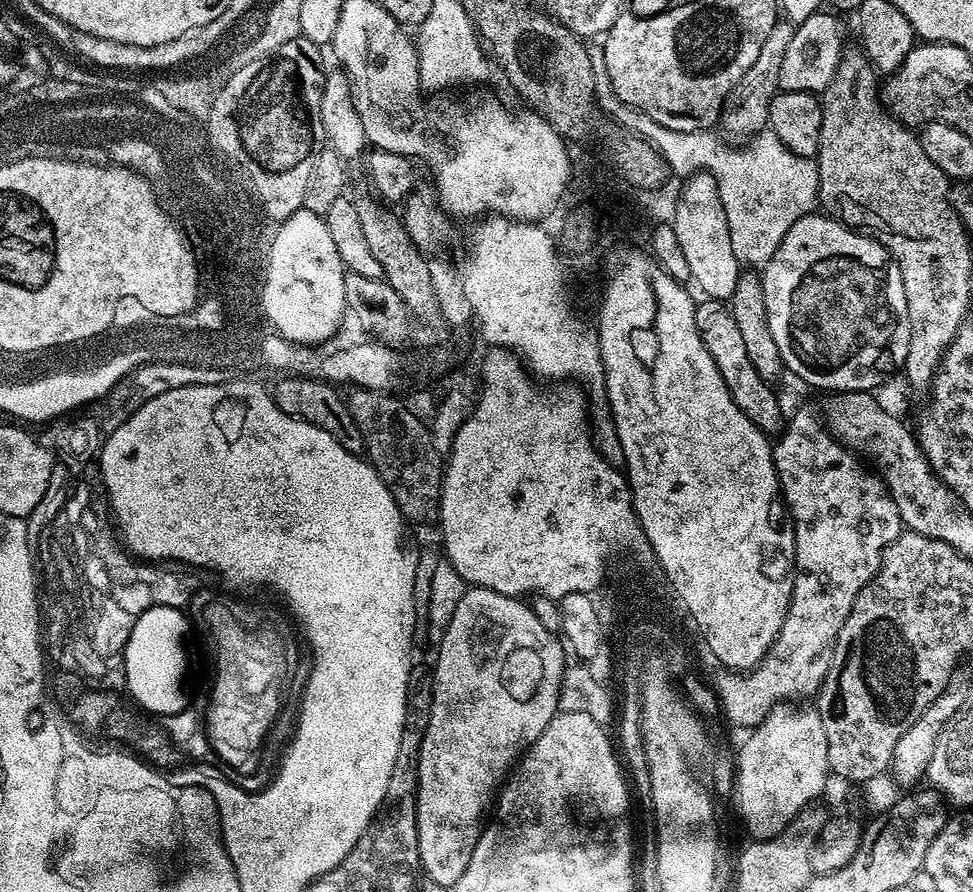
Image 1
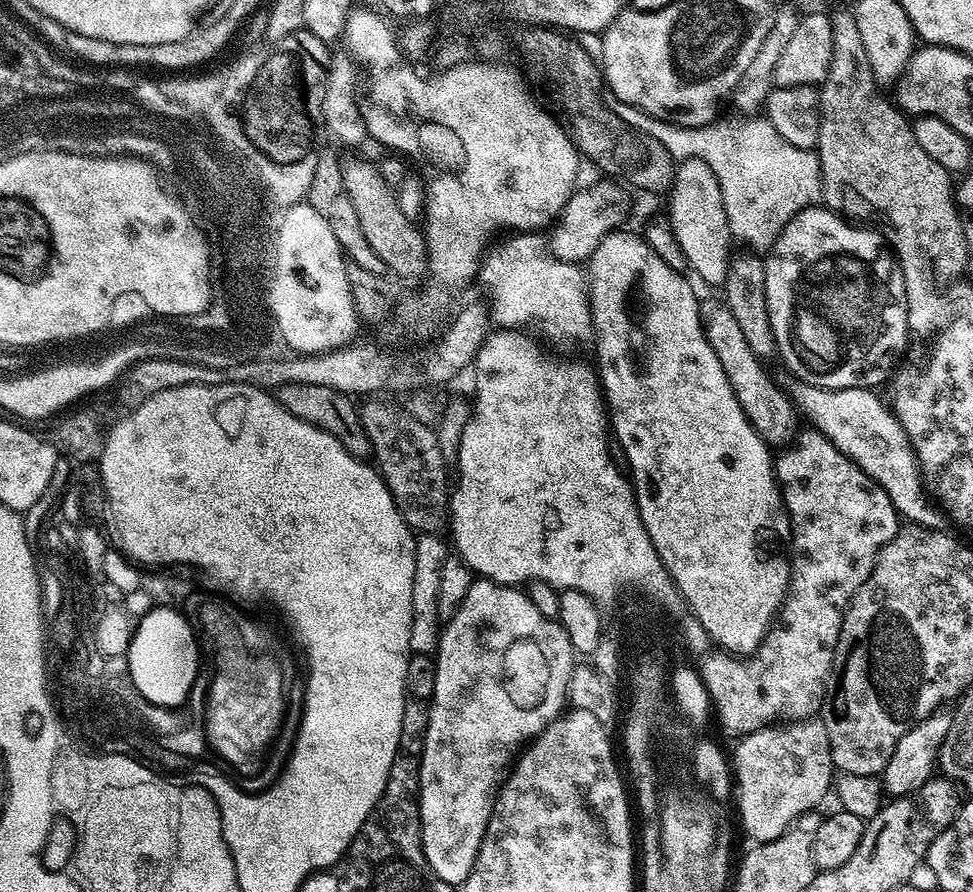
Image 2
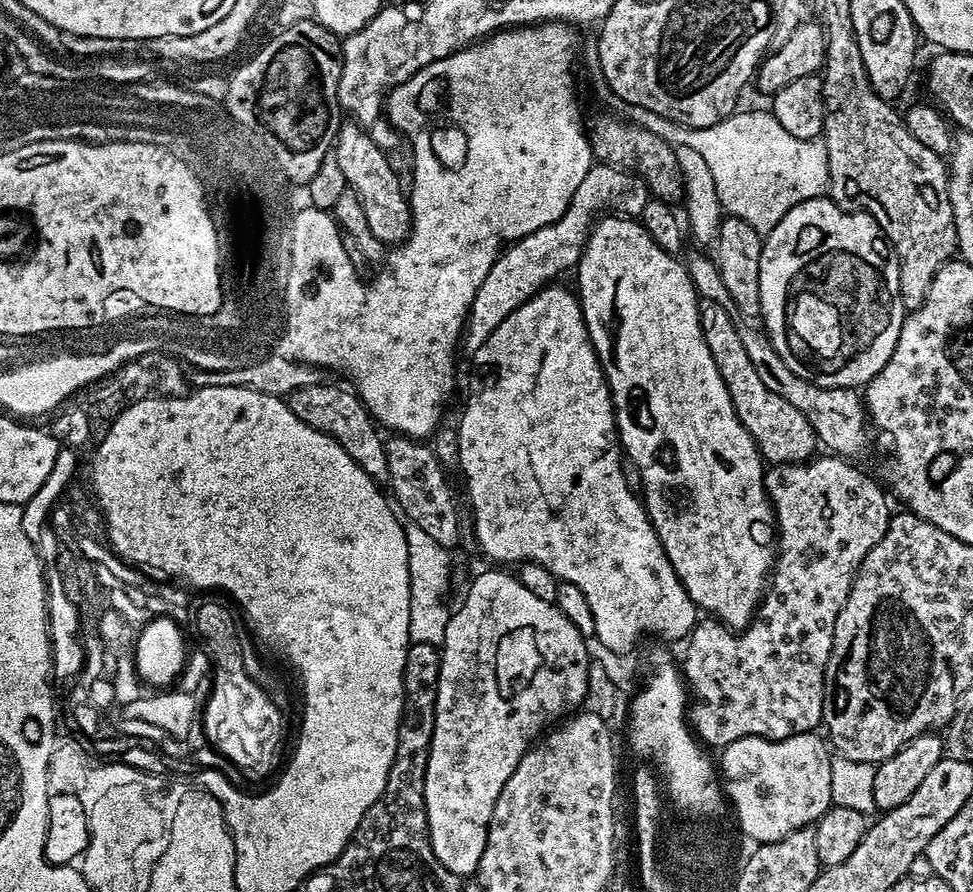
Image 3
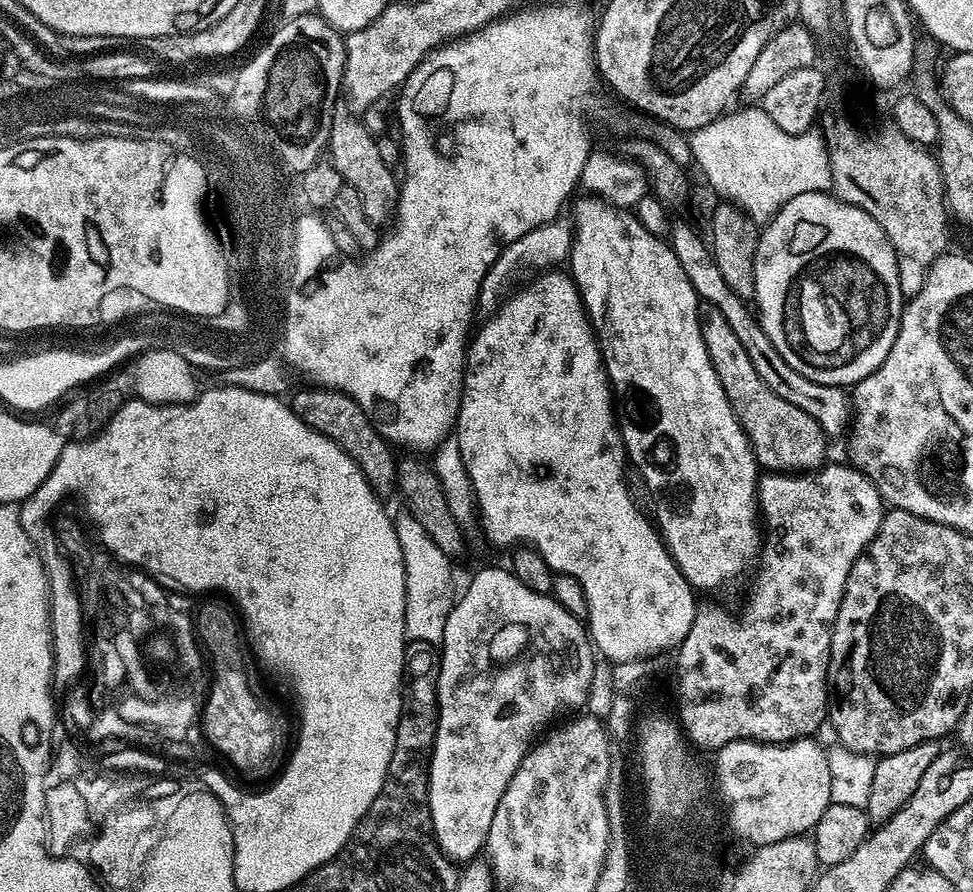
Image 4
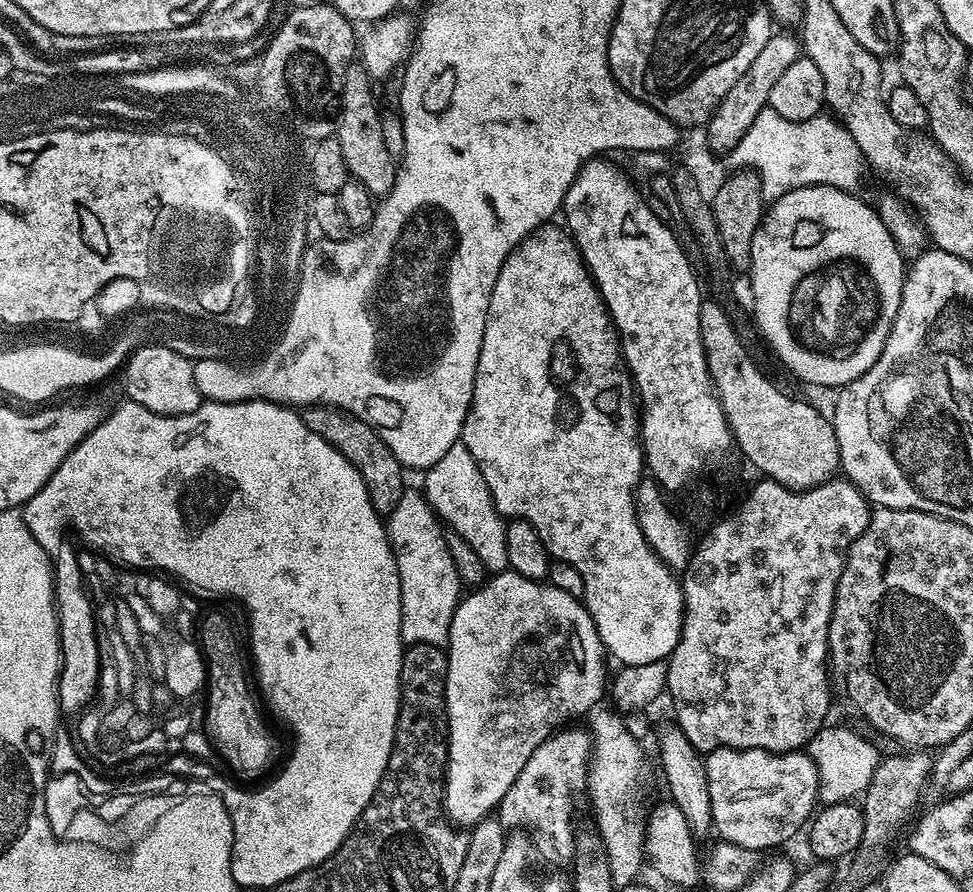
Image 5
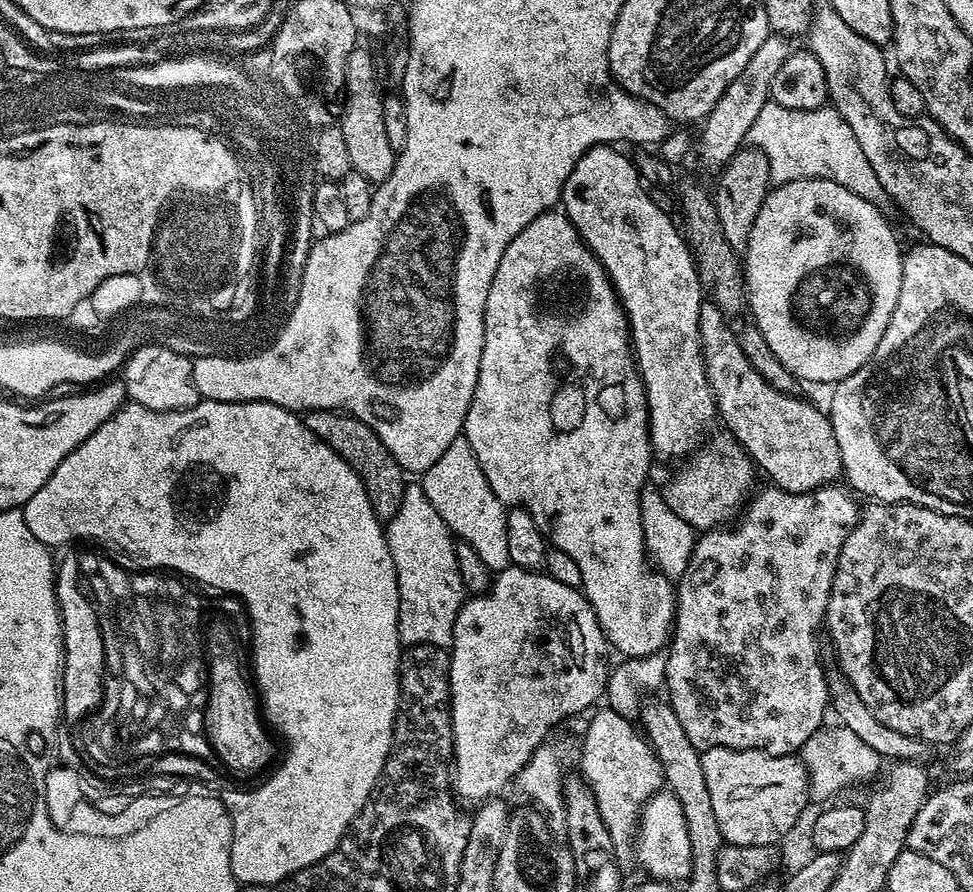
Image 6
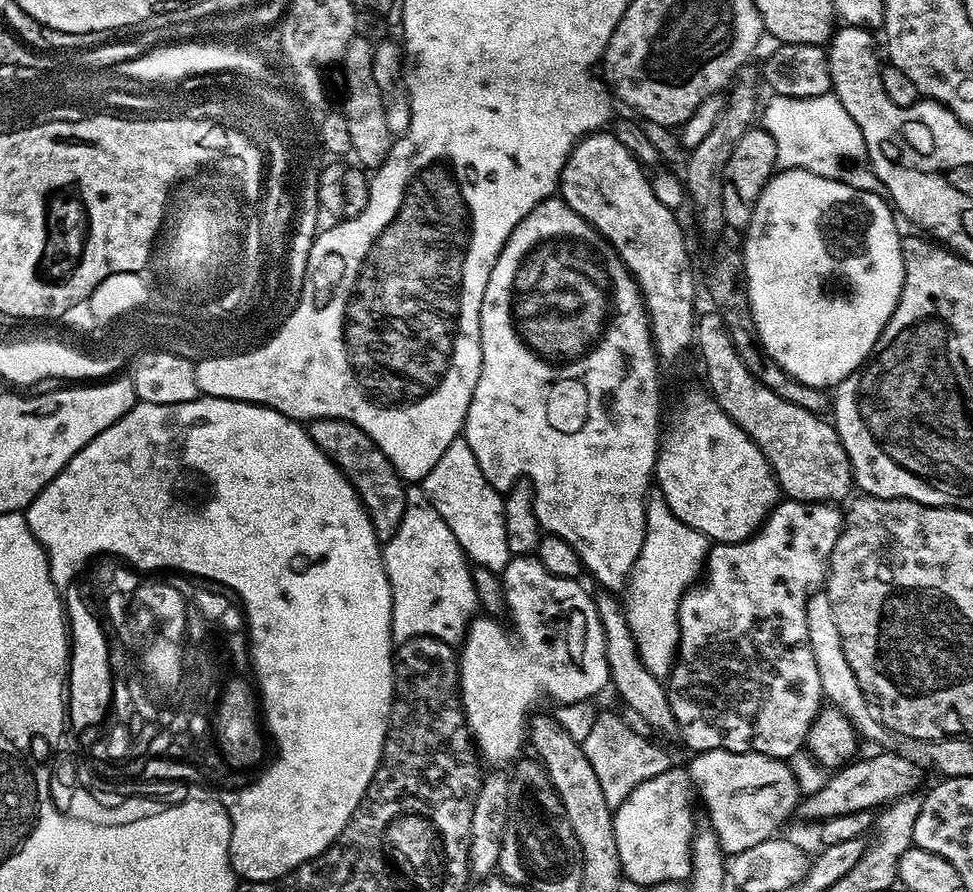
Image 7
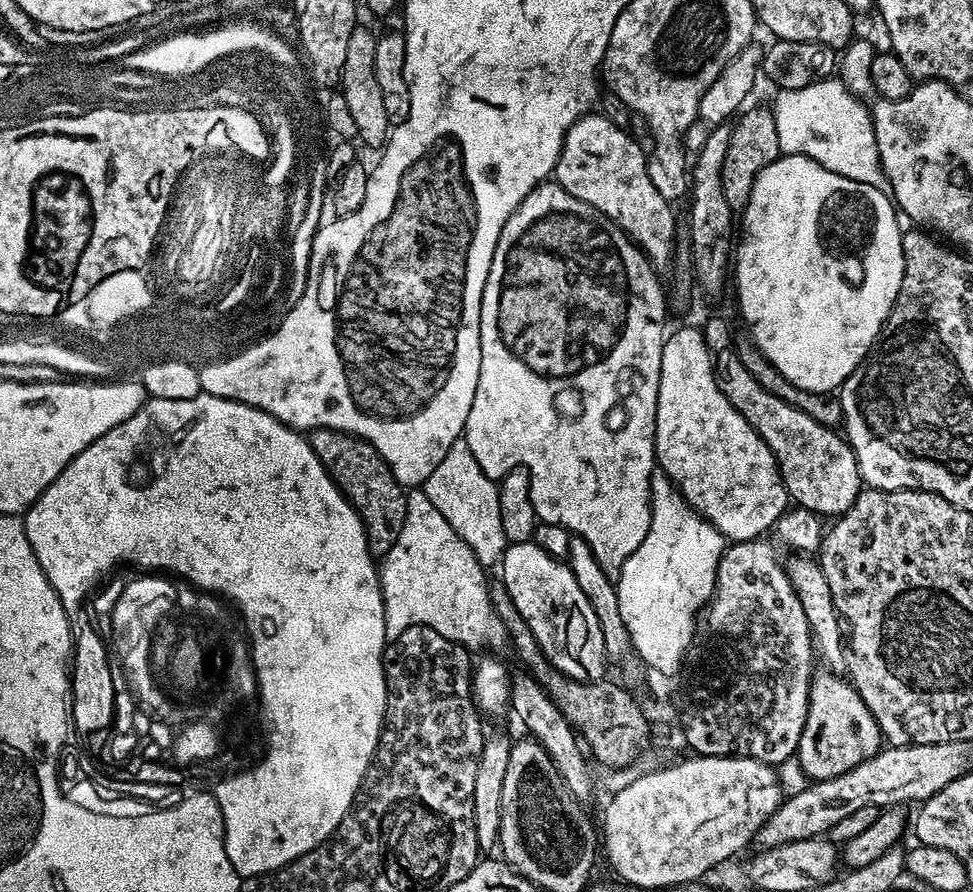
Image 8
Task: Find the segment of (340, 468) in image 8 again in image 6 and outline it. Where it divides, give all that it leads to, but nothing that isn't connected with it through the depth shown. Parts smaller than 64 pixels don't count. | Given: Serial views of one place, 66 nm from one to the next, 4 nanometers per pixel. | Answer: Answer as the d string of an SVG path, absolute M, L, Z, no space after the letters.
M319 408L313 412L305 412L302 419L304 425L319 440L326 442L326 446L330 446L330 450L334 450L334 454L338 454L338 458L342 458L342 462L346 462L346 466L350 466L350 470L354 470L358 474L368 495L372 513L381 522L392 520L394 514L398 514L398 506L402 506L406 473L394 458L394 454L390 454L390 450L386 450L382 438L378 438L378 434L374 434L374 430L370 430L370 426L366 426L366 422L335 408Z

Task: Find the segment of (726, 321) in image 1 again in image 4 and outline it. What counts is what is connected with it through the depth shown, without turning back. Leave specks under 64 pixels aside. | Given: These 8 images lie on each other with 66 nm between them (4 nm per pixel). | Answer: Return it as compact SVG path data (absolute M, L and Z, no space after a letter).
M704 302L699 305L698 311L702 342L706 342L714 374L718 374L718 382L722 382L722 390L756 455L757 465L776 474L808 474L819 469L825 463L824 451L828 448L822 426L810 414L778 398L758 378L745 347L738 342L733 327L726 322L725 315L717 306Z

